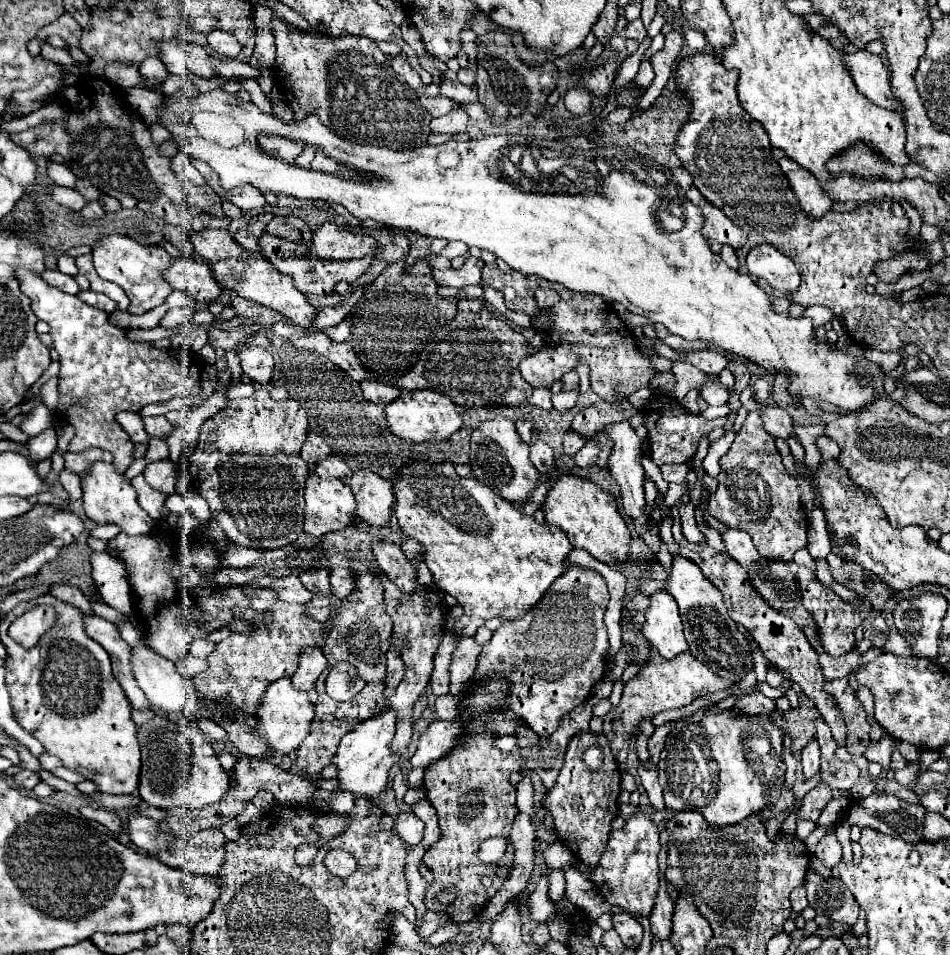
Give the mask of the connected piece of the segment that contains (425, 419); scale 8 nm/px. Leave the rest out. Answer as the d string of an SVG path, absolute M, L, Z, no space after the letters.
M415 389L415 391L403 391L395 401L391 401L385 407L385 419L389 429L399 435L401 439L407 439L411 443L421 443L421 441L441 441L451 437L461 425L461 413L457 411L455 403L437 391L431 389Z

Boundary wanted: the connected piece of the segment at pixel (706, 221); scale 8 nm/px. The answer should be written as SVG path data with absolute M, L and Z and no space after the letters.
M691 185L687 189L687 199L693 201L701 213L703 213L703 237L709 241L717 241L717 243L727 243L733 249L739 249L747 243L747 235L735 227L727 215L723 215L723 211L719 211L719 207L715 207L713 203L709 203L707 199L703 199L703 195L699 193L699 189L695 185Z

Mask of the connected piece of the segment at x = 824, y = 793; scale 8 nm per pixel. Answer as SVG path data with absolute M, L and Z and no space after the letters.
M819 783L815 789L811 789L803 801L801 807L797 811L797 819L809 819L809 821L817 821L819 813L823 811L823 807L831 801L831 787Z

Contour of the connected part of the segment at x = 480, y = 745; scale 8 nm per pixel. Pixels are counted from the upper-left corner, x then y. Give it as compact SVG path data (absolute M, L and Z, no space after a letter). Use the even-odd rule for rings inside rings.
M467 705L467 709L463 709L459 715L463 733L455 737L455 747L445 757L433 761L425 769L423 777L427 799L435 807L441 825L441 839L423 857L423 863L435 875L435 881L425 895L425 905L431 911L449 911L451 919L457 923L479 917L489 899L503 885L503 879L495 875L495 869L513 867L513 853L505 853L497 865L485 865L477 857L479 845L485 839L497 835L509 839L513 819L519 813L515 805L515 787L511 785L511 775L523 775L523 767L519 757L495 747L495 739L499 737L491 729L495 713L497 709ZM449 887L457 889L457 897L451 901L451 905L443 907L437 897Z

